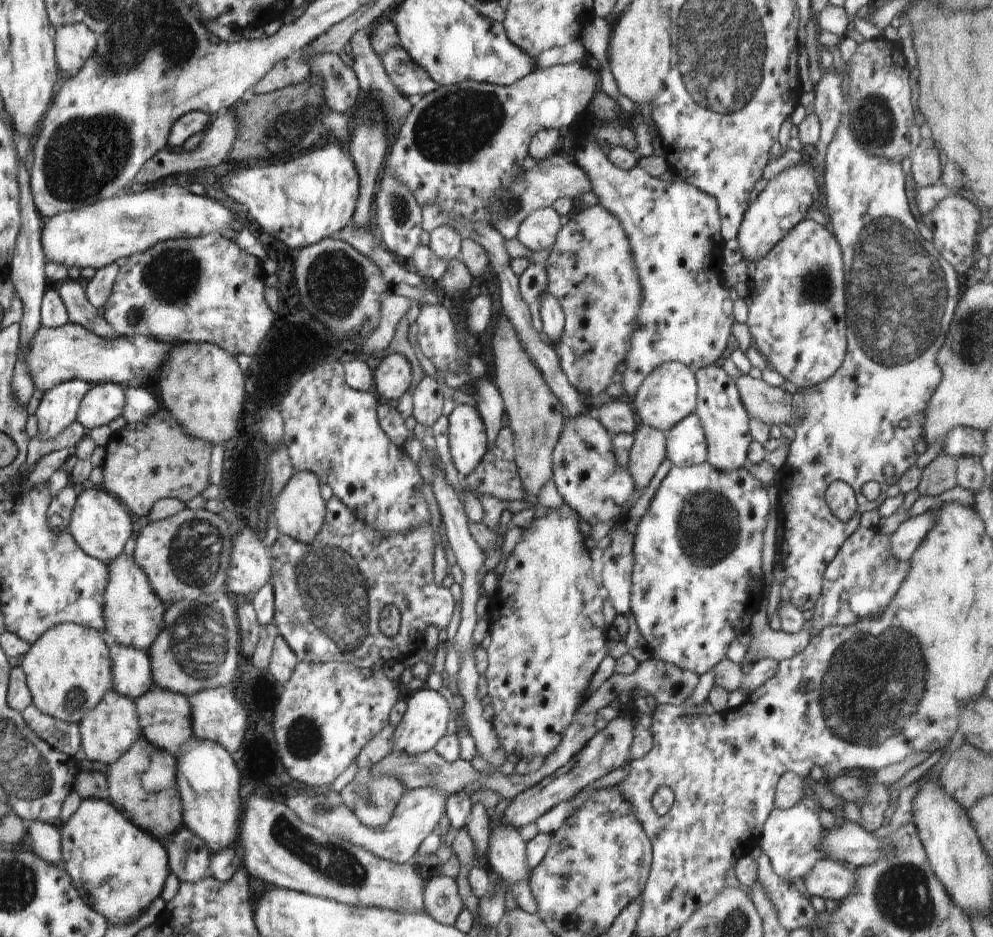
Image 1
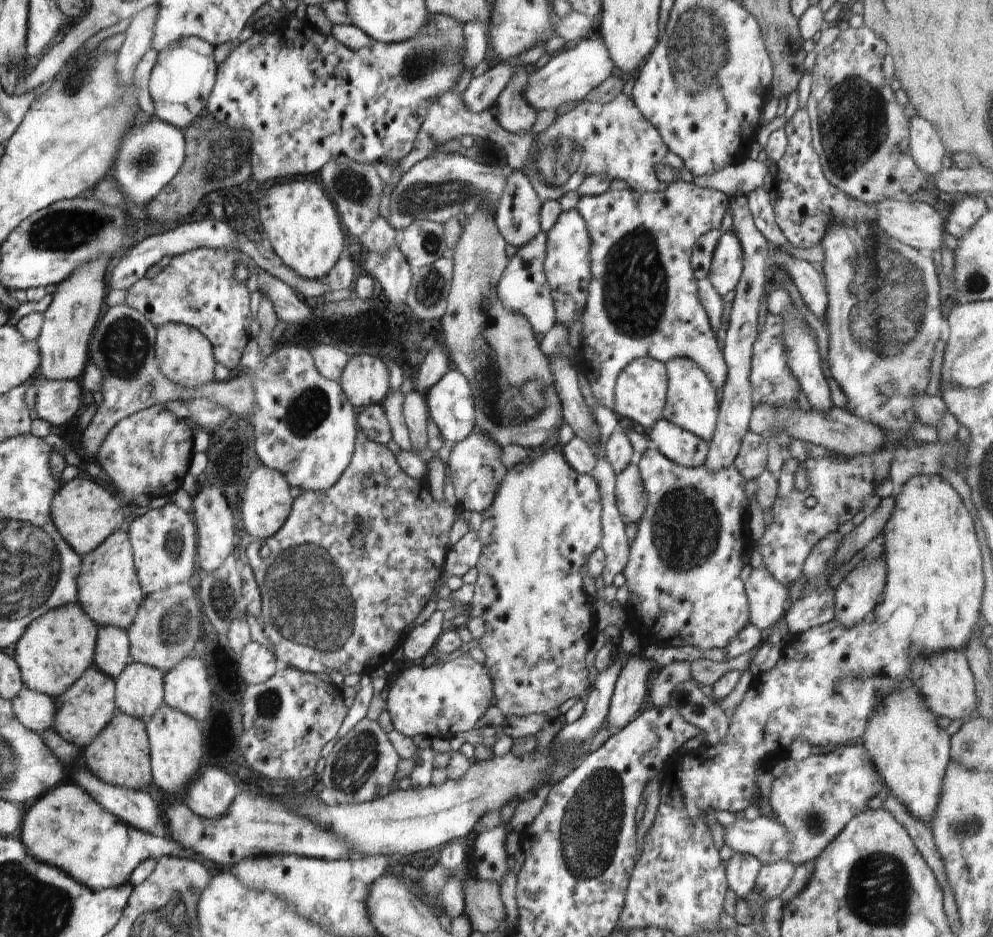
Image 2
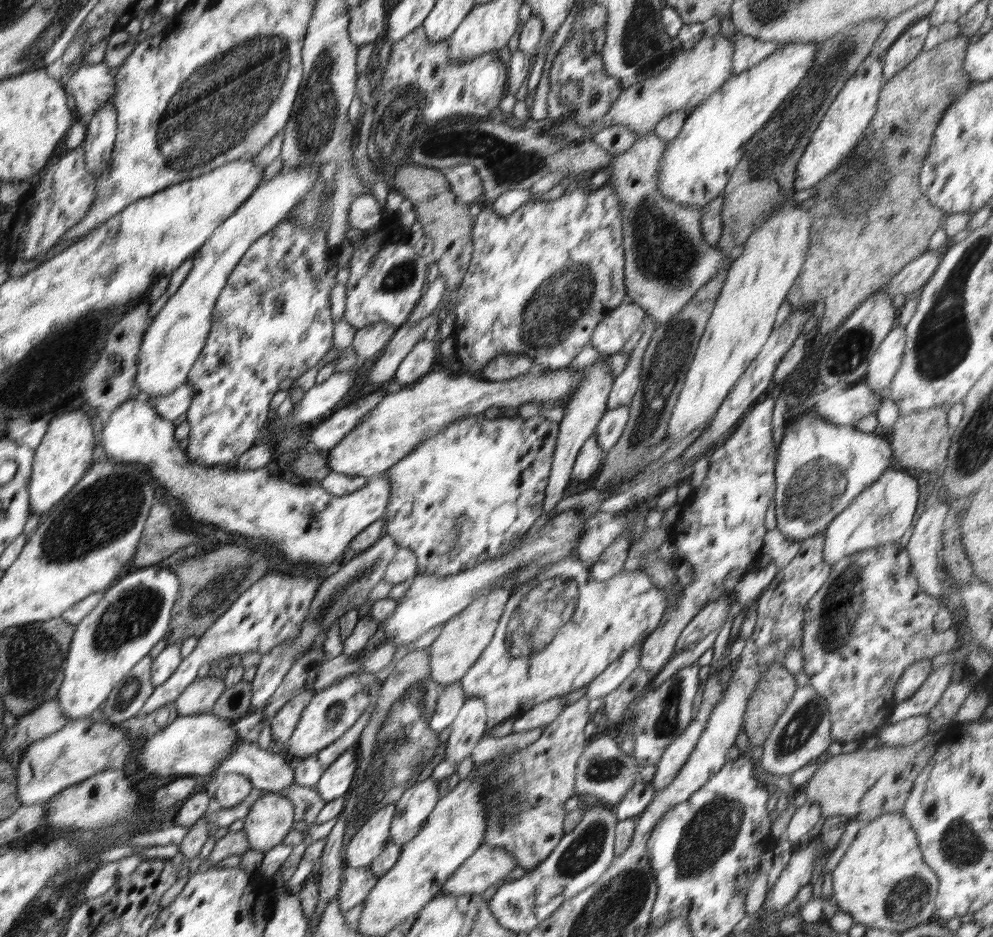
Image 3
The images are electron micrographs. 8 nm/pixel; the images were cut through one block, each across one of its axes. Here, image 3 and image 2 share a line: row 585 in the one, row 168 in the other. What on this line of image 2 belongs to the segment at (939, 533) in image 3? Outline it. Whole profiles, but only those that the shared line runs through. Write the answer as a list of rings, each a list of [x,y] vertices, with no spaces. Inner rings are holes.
[[[916,115],[909,123],[909,148],[912,160],[923,173],[934,177],[943,169],[942,160],[944,155],[948,154],[942,138],[935,125],[926,118]]]

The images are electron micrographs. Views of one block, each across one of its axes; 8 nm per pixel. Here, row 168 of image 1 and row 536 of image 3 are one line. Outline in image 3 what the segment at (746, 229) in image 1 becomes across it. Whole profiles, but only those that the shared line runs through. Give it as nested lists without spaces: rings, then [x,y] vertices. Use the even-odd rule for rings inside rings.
[[[801,400],[795,410],[789,414],[789,418],[786,418],[786,431],[783,436],[782,442],[777,449],[776,454],[776,464],[775,464],[775,495],[774,504],[776,504],[776,529],[783,532],[786,538],[791,538],[792,540],[799,540],[802,542],[808,538],[812,538],[817,534],[824,533],[826,527],[836,518],[861,492],[864,492],[869,486],[872,486],[880,476],[887,471],[887,468],[891,467],[894,462],[892,456],[891,444],[882,439],[874,433],[866,433],[855,429],[854,425],[835,425],[830,423],[824,418],[815,416],[813,410]]]

